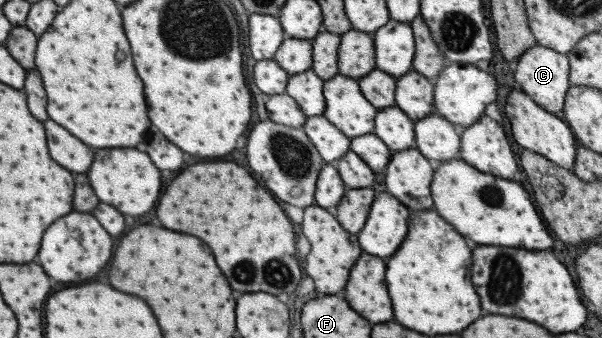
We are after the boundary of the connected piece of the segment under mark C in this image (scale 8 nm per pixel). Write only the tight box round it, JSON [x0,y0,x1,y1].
[512,42,570,116]

